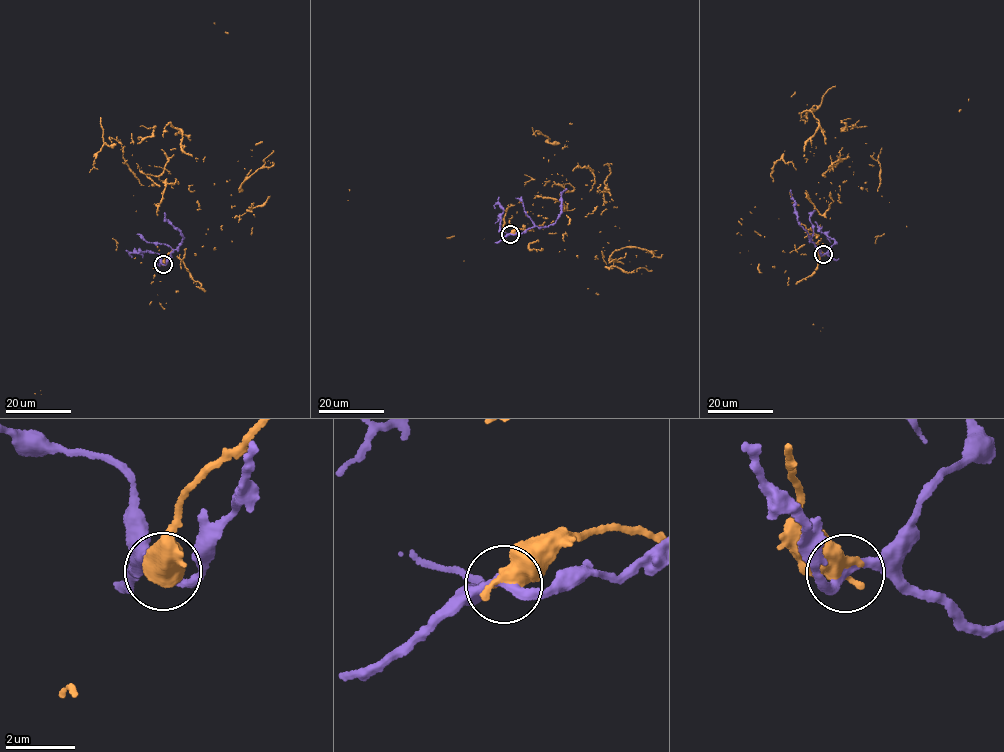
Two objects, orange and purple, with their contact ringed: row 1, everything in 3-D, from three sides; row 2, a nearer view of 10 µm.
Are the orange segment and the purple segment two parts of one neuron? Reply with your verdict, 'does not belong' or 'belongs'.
does not belong

